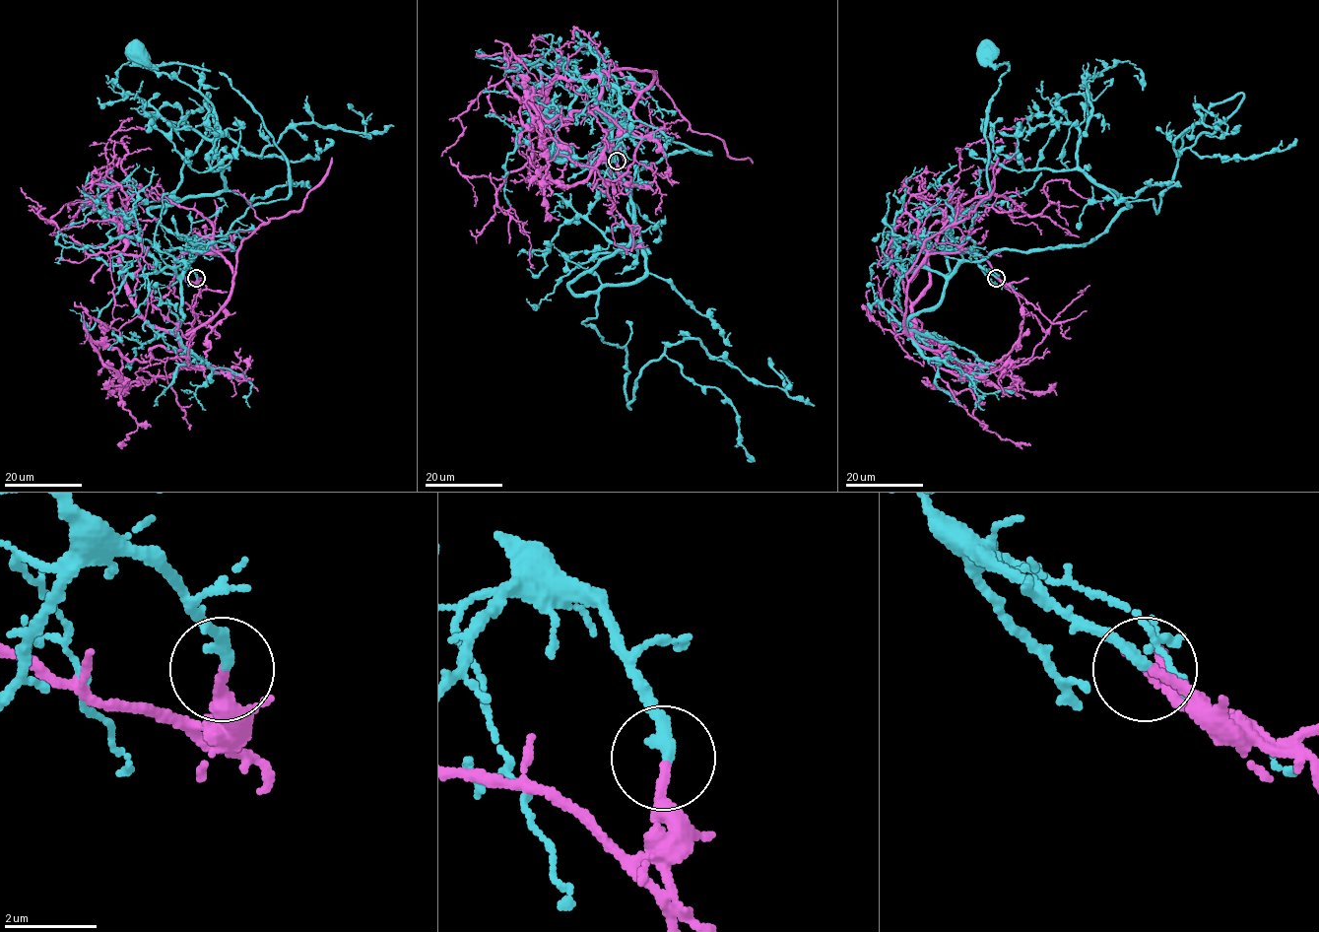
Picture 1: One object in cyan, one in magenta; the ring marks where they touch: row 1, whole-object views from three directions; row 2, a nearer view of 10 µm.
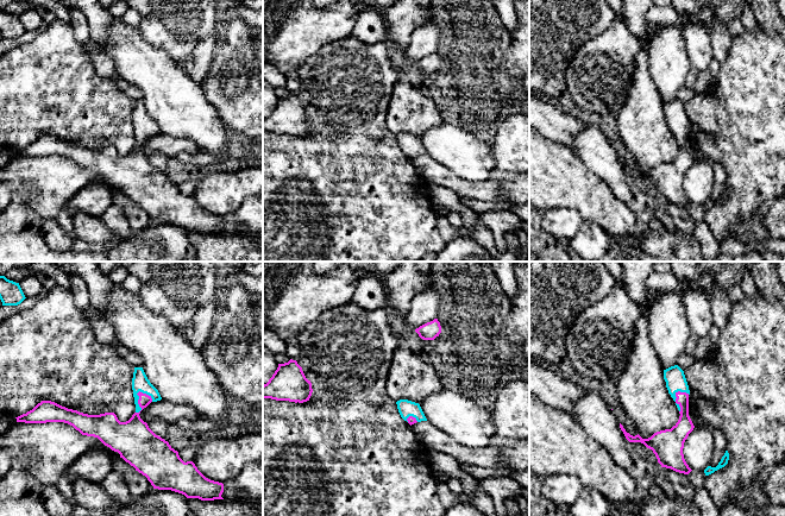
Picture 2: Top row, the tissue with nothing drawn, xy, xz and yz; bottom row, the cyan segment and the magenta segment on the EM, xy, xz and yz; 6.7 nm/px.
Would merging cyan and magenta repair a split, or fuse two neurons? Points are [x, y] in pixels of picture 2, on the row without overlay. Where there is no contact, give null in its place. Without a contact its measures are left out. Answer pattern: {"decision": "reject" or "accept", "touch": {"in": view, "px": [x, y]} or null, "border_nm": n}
{"decision": "reject", "touch": {"in": "xy", "px": [137, 136]}, "border_nm": 160}

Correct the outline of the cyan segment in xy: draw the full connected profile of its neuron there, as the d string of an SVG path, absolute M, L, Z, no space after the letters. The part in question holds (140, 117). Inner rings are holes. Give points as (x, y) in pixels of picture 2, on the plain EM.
M134 101L133 112L132 112L132 124L133 124L133 131L136 138L136 146L139 146L142 144L142 141L138 138L139 130L137 127L139 125L149 128L152 132L152 136L157 136L162 133L158 124L147 113L143 101Z

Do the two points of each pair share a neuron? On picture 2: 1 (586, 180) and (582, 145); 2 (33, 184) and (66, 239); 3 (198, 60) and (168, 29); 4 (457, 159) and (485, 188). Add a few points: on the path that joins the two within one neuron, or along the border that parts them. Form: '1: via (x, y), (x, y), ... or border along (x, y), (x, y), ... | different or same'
1: border along (572, 150), (604, 181) | different
2: border along (29, 205), (42, 216), (55, 219) | different
3: border along (211, 32), (195, 46), (192, 54), (179, 62) | different
4: border along (496, 163), (481, 181), (465, 181), (452, 171) | different

